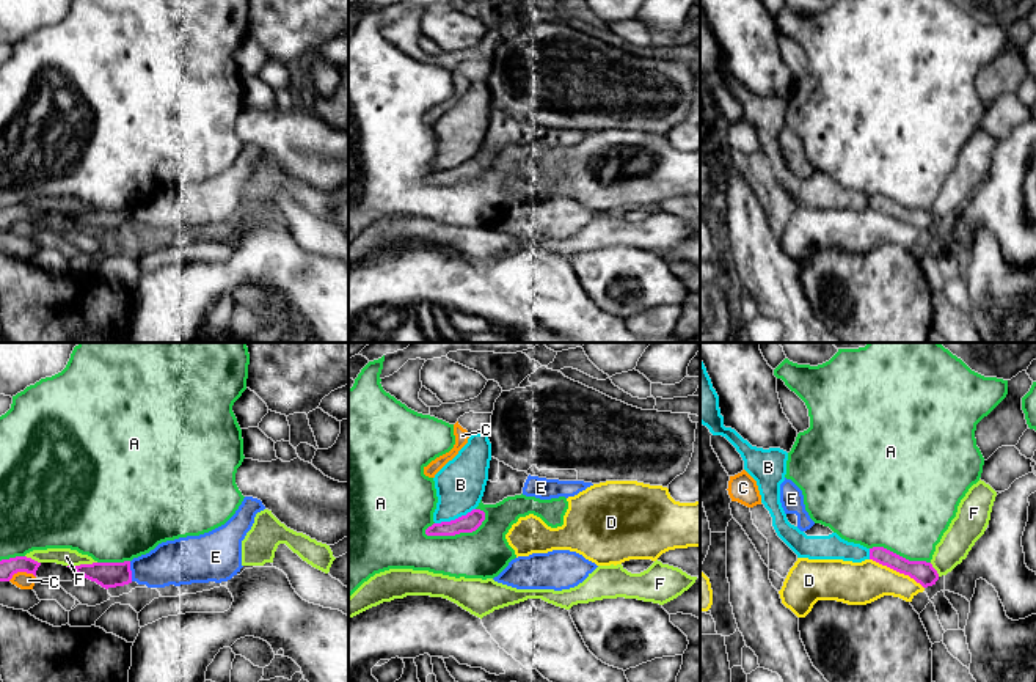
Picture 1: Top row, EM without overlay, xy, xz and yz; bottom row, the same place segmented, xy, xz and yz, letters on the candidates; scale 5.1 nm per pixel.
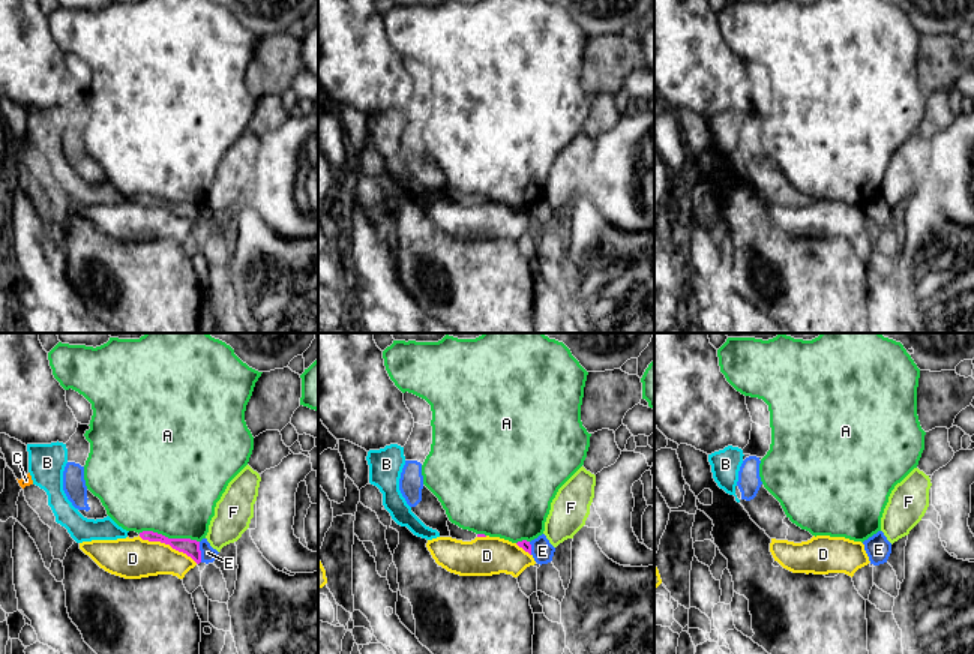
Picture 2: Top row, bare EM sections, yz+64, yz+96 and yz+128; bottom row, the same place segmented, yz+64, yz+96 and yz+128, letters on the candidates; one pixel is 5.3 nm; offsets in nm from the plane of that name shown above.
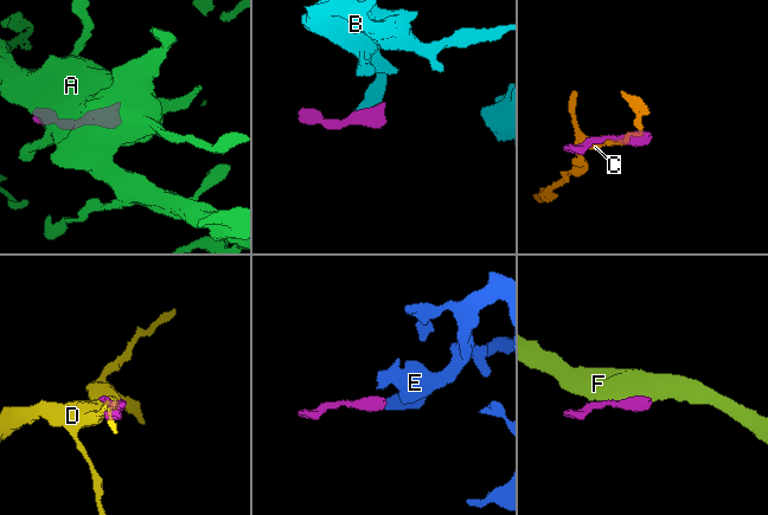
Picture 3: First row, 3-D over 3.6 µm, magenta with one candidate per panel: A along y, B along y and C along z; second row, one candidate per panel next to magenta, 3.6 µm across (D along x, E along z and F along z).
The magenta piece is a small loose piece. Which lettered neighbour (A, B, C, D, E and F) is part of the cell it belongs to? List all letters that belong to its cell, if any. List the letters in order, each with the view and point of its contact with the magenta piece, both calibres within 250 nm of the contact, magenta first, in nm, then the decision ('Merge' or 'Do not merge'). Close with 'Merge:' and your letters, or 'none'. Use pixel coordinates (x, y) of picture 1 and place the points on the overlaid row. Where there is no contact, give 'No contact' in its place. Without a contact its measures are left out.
A: Touches magenta at xz (457, 533). Thickness 100 nm (magenta) against 260 nm. Do not merge
B: Touches magenta at xz (455, 519). Thickness 100 nm (magenta) against 260 nm. Do not merge
C: Touches magenta at xy (21, 571). Thickness 90 nm (magenta) against 90 nm. Do not merge
D: Touches magenta at yz (897, 571). Thickness 120 nm (magenta) against 220 nm. Do not merge
E: Touches magenta at xy (131, 571). Thickness 130 nm (magenta) against 220 nm. Merge
F: Touches magenta at xy (82, 564). Thickness 130 nm (magenta) against 90 nm. Do not merge
Merge: E

